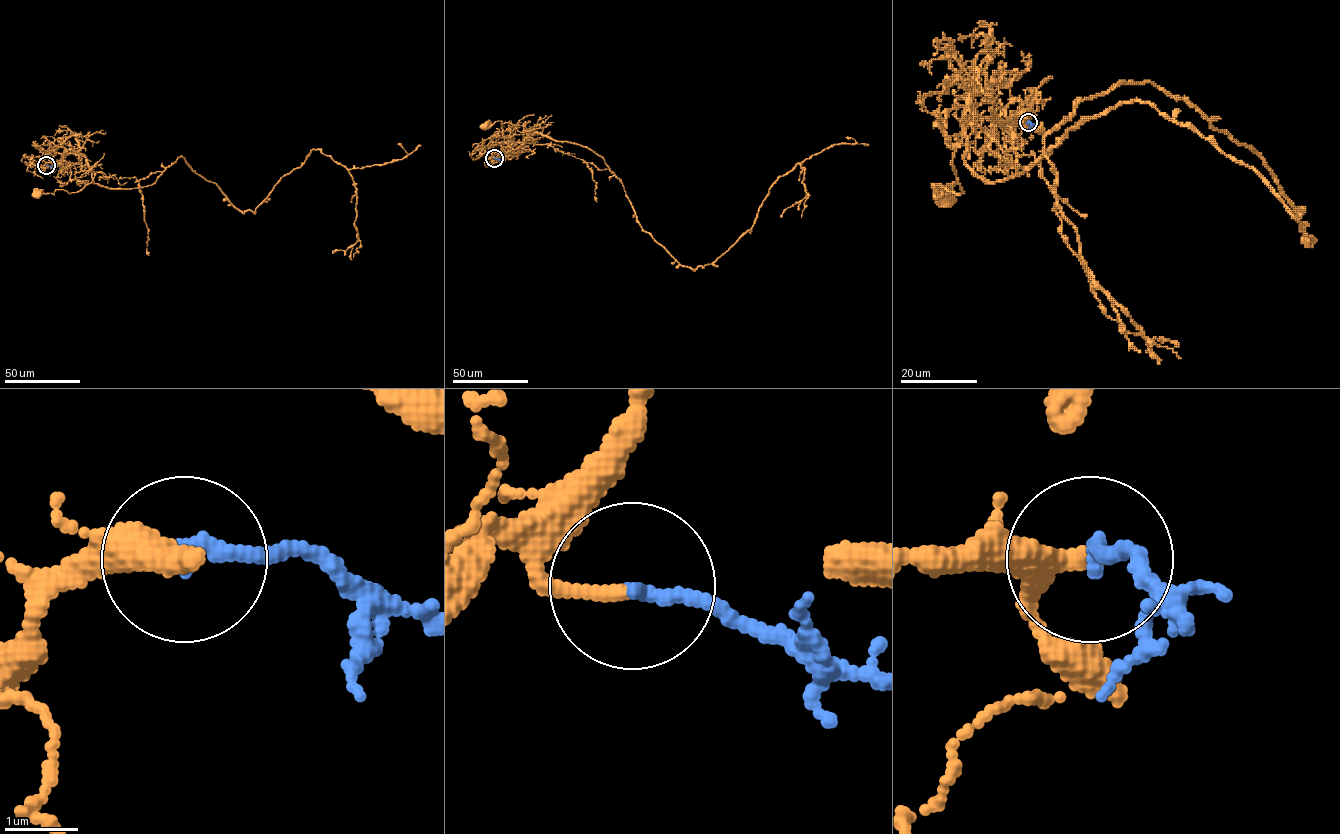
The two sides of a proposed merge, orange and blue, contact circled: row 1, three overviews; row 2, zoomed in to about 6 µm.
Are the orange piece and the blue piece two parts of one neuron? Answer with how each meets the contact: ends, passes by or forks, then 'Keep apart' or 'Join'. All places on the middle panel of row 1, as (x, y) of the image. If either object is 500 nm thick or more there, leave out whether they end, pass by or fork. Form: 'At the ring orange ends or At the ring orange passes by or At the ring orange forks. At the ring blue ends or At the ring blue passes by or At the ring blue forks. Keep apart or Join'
At the ring orange ends. At the ring blue ends. Join

